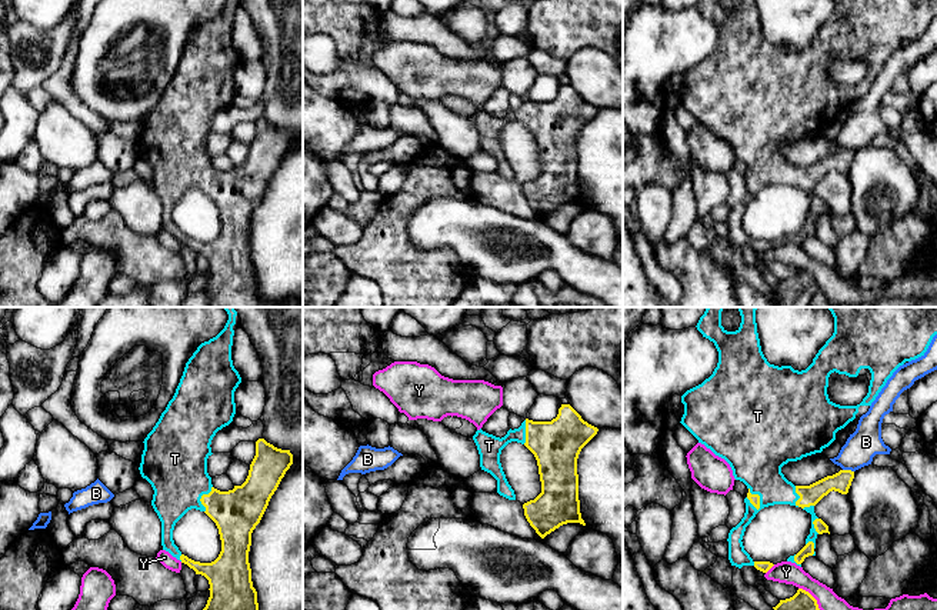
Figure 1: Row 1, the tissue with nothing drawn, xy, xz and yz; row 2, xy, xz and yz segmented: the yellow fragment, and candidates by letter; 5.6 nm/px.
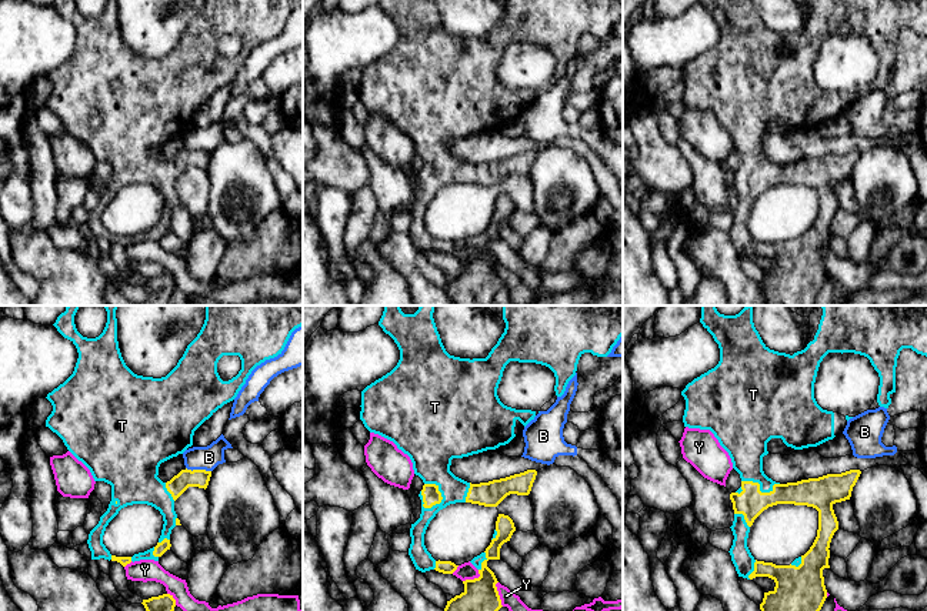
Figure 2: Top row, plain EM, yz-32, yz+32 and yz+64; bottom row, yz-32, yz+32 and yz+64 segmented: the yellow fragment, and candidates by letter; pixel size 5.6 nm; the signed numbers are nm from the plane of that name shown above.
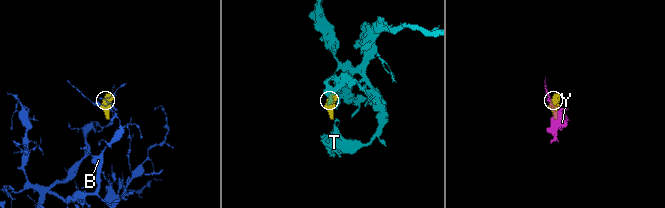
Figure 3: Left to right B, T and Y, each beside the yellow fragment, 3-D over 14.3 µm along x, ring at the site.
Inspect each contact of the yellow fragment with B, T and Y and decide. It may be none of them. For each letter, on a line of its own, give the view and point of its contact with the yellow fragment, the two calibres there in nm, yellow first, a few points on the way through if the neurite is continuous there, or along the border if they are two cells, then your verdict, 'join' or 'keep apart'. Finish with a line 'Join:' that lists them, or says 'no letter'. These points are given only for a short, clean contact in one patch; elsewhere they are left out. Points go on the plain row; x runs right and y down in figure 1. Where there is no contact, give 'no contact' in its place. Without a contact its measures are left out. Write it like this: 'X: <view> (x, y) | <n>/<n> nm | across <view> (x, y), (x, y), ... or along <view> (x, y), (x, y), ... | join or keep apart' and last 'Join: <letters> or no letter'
B: yz (849, 150) | 120/180 nm | along yz (843, 149), (853, 152) | keep apart
T: yz (759, 177) | 60/320 nm | join
Y: yz (812, 276) | 190/150 nm | along yz (799, 267), (804, 269), (820, 289) | keep apart
Join: T

